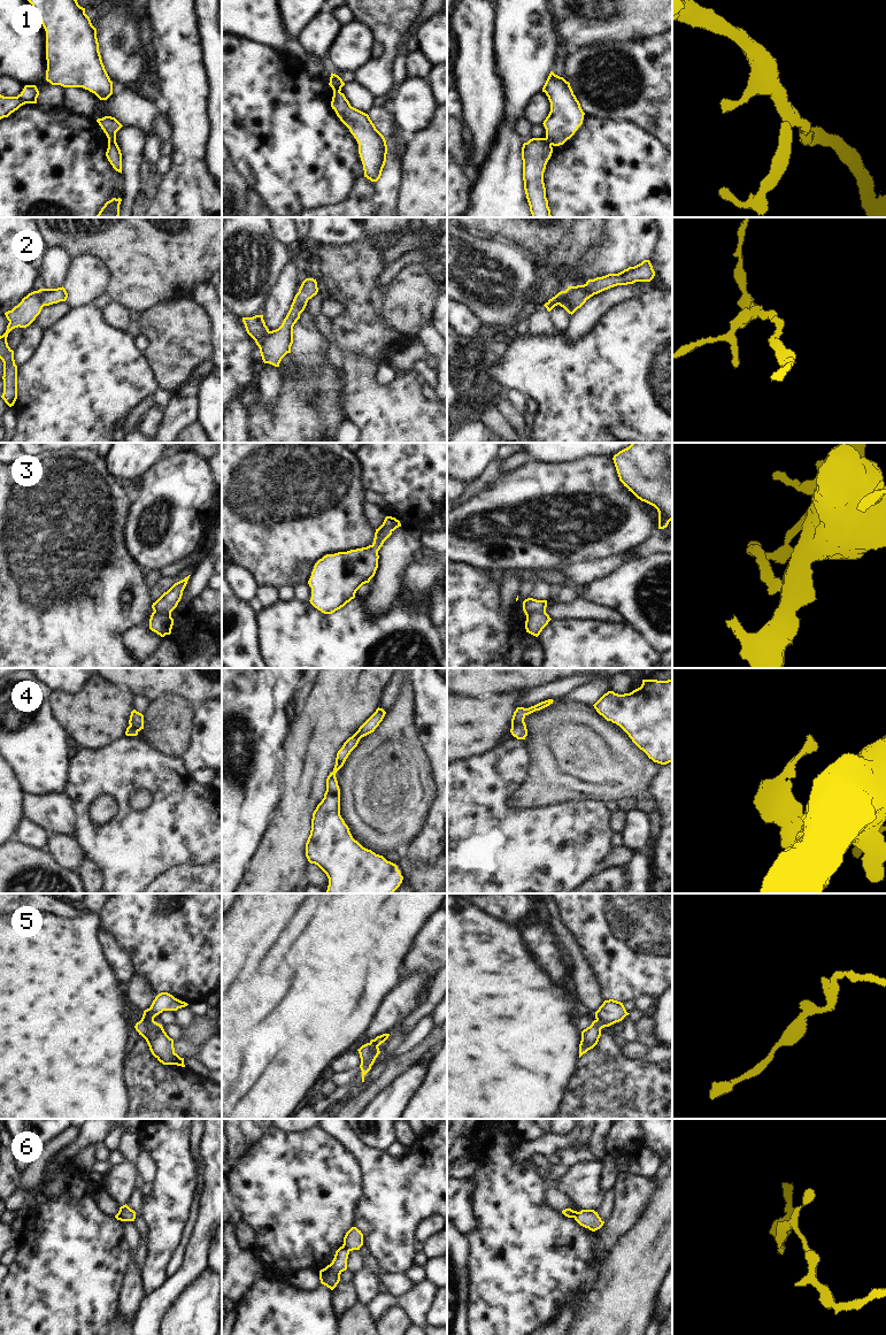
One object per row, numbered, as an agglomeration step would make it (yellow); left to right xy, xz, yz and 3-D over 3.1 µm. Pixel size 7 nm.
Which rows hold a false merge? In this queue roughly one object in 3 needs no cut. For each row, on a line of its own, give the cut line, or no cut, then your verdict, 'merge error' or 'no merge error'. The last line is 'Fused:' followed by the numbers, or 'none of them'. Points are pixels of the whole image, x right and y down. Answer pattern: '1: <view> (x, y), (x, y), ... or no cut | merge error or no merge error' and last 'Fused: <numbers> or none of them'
1: xy (108, 140), (115, 142) | merge error
2: yz (564, 291), (568, 299), (577, 308) | merge error
3: yz (545, 611), (533, 611), (526, 618) | merge error
4: yz (523, 719), (511, 727) | merge error
5: no cut | no merge error
6: xz (343, 1245), (348, 1251) | merge error
Fused: 1, 2, 3, 4, 6

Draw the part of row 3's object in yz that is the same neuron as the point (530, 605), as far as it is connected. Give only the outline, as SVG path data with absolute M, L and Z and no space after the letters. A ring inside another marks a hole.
M527 598L523 601L523 611L526 617L530 616L532 612L546 612L546 607L547 600L537 600L533 598Z

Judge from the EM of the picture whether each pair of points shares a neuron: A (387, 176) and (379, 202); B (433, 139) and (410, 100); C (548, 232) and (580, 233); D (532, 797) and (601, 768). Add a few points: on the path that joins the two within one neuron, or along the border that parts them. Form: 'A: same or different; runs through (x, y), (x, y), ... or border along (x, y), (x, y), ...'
A: same; runs through (387, 183), (383, 196)
B: different; border along (434, 117), (428, 127), (409, 137)
C: different; border along (565, 229), (554, 240), (547, 242), (541, 252)
D: same; runs through (549, 780), (561, 768), (584, 768)

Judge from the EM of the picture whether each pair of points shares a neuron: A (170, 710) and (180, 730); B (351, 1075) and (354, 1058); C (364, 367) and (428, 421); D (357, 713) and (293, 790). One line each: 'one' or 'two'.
A: one
B: two
C: one
D: one

